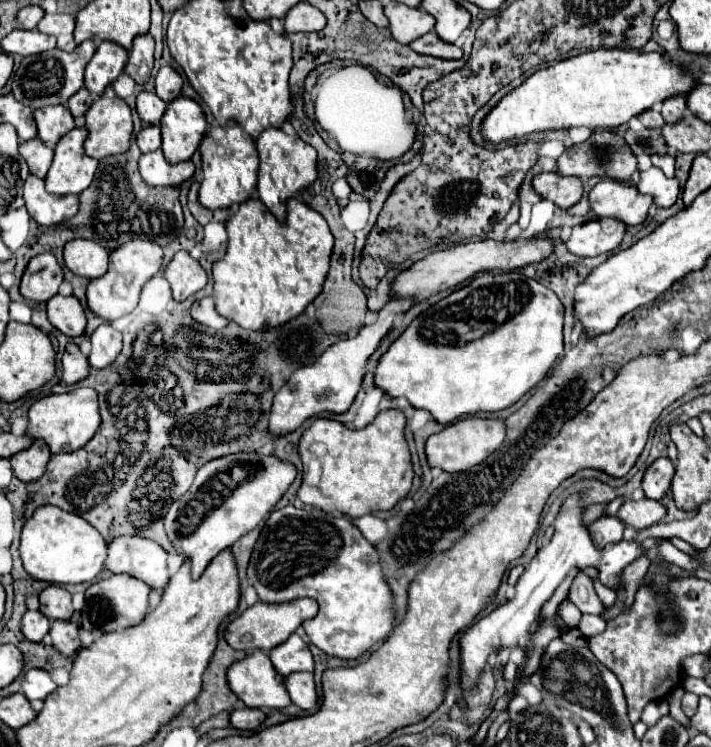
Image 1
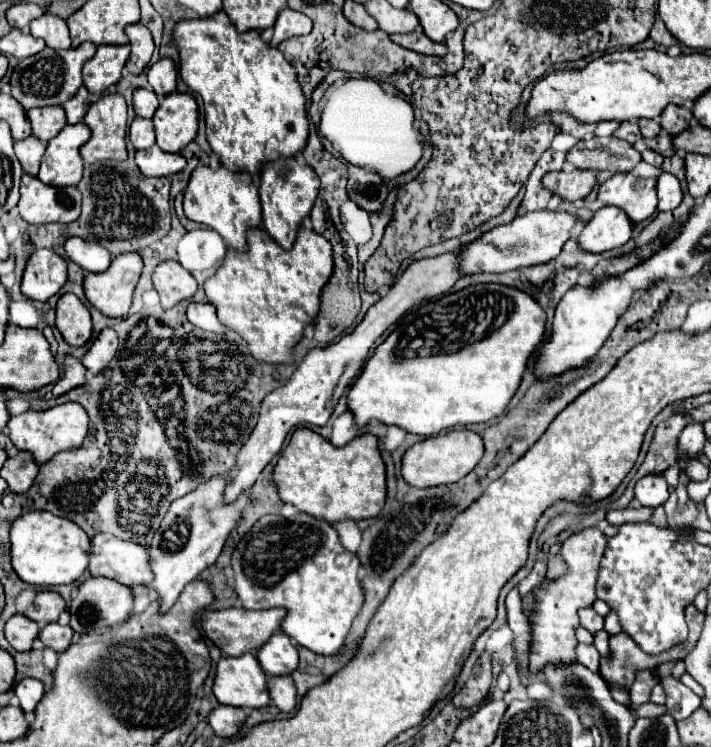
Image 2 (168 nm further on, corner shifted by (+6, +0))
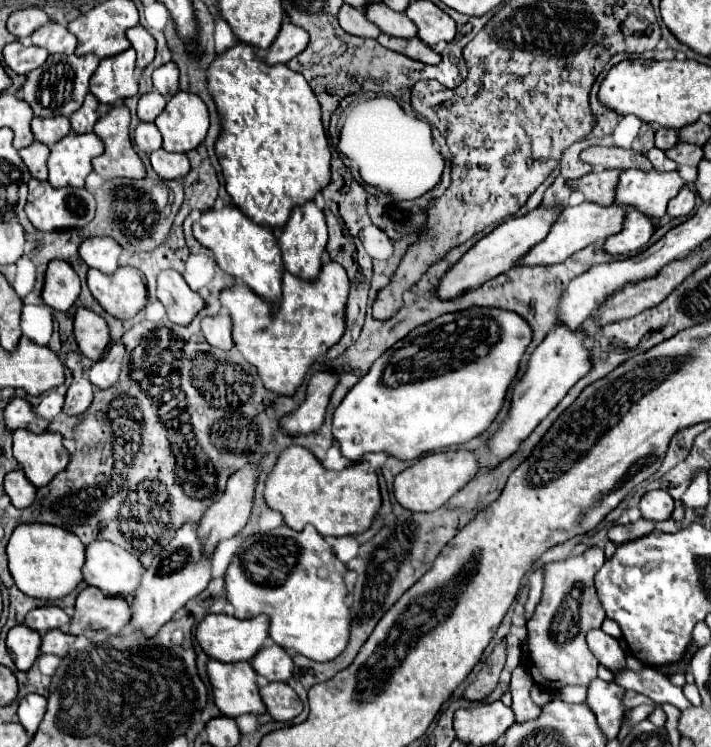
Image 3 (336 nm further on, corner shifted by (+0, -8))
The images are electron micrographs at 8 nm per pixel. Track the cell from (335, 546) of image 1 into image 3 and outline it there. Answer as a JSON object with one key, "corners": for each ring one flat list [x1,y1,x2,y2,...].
{"corners":[[281,526,265,534,253,534,241,544,225,572,225,596,235,608,235,618,249,618,257,614,269,616,269,638,275,644,315,662,329,662,345,650,349,640,351,616,345,604,345,572,345,564,337,560,337,556,331,552,331,546,313,526,305,526,301,532]]}

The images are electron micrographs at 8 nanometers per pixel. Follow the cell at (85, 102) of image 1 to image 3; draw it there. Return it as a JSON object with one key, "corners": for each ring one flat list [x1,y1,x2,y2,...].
{"corners":[[87,94,83,106,71,116,71,128,77,132,77,134,87,134,93,130,95,122,99,120,99,112,97,112,97,98,93,94]]}

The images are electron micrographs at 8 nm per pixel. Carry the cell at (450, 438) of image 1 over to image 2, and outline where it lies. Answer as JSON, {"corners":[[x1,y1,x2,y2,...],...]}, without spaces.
{"corners":[[451,430,447,434,437,434,433,438,425,438,425,440,413,444,405,452,401,474,415,488,427,488,427,486,457,482,477,466,477,462,483,458,483,450,485,450,483,438,477,432]]}

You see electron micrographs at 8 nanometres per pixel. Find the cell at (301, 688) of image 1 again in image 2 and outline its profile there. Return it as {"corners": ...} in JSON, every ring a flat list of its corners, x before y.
{"corners":[[269,676,267,688,271,694,271,702,281,712,295,712,297,708,297,688,291,676]]}

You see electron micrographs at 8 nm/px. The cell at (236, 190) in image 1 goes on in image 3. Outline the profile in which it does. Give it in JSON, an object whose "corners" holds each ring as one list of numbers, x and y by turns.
{"corners":[[225,206,225,208,211,208,209,212,203,212,201,220,193,224,193,236,203,248,211,250,217,266,225,274,231,274,235,280,243,282,265,302,281,300,283,262,281,262,277,238,271,234,269,228,251,222,243,212,239,212,239,208]]}

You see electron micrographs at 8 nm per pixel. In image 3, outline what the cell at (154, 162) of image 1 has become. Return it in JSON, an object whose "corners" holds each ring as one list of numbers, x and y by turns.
{"corners":[[157,150,151,154,153,170,165,180,179,180,189,170,189,160,185,154,171,154,167,150]]}

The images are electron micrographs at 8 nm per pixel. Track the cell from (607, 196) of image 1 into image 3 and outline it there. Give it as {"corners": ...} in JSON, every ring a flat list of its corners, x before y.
{"corners":[[623,170,617,186,617,202,643,210,645,214,659,220,665,216,667,202,679,194,685,180,679,172,643,172,643,170]]}

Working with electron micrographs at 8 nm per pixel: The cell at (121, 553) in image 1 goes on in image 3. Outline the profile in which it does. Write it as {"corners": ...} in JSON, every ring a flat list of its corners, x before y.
{"corners":[[95,540,85,550,83,580,107,596,131,594,139,586,143,572,139,558,107,540]]}

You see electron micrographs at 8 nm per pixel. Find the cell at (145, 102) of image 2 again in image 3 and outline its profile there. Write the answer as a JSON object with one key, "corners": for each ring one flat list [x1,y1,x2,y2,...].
{"corners":[[157,90,143,94,143,96,139,98,139,106,137,106,137,116,139,116,139,120,143,120,143,122,153,122,153,120,157,118,157,114,163,112,165,104,167,104,165,96,161,96]]}

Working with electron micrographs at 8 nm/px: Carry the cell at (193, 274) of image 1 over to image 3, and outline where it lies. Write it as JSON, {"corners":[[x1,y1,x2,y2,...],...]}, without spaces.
{"corners":[[165,270,159,274,157,298,167,308,169,320,179,326,189,326,193,318,207,306,207,302,193,292,185,278,175,270]]}

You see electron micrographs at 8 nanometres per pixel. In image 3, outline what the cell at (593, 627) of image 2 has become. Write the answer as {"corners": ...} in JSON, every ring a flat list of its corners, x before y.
{"corners":[[591,630,587,634,587,644,599,664,603,664,607,670,611,670,613,674,625,670,625,652,615,638,607,636,603,630]]}

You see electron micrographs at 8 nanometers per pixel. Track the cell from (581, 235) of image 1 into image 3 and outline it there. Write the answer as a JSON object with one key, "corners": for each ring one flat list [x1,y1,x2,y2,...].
{"corners":[[633,210,627,214,627,220,623,224,623,230,619,234,613,234,605,242,605,250,609,254,627,254,641,250,649,238,655,232,653,218,647,218,647,214]]}

